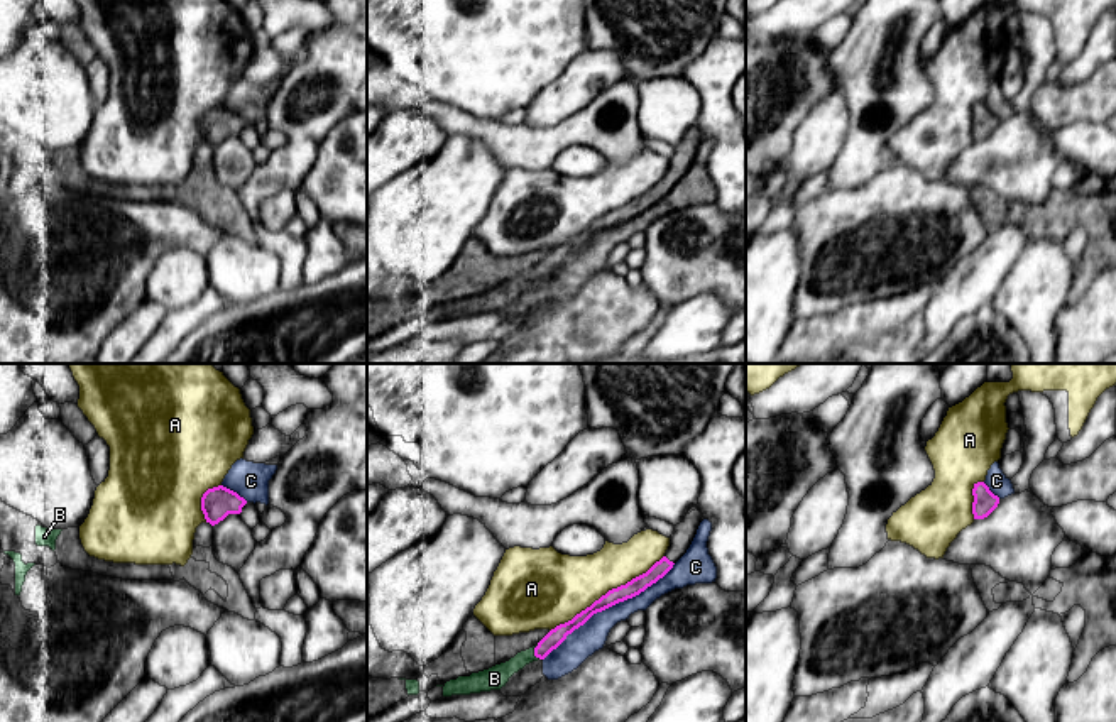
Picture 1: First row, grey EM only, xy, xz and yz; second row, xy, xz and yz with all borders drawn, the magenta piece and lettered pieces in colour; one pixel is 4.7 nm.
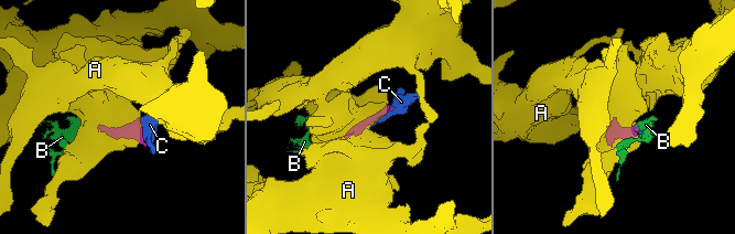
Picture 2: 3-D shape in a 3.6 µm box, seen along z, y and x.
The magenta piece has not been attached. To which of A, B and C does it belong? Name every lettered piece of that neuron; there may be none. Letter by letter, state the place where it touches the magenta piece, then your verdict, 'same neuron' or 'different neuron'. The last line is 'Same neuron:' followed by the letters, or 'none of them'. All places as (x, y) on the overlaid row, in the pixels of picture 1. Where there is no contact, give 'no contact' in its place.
A: meets magenta in xz at (607, 592); different neuron
B: meets magenta in xz at (535, 651); same neuron
C: meets magenta in xz at (609, 606); different neuron
Same neuron: B

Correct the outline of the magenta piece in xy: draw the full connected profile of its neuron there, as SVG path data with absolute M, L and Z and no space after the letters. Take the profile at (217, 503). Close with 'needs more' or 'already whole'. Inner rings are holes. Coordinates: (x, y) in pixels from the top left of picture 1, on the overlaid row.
M223 485L208 489L201 497L201 511L211 526L223 521L228 514L240 514L245 504L243 497Z; already whole

